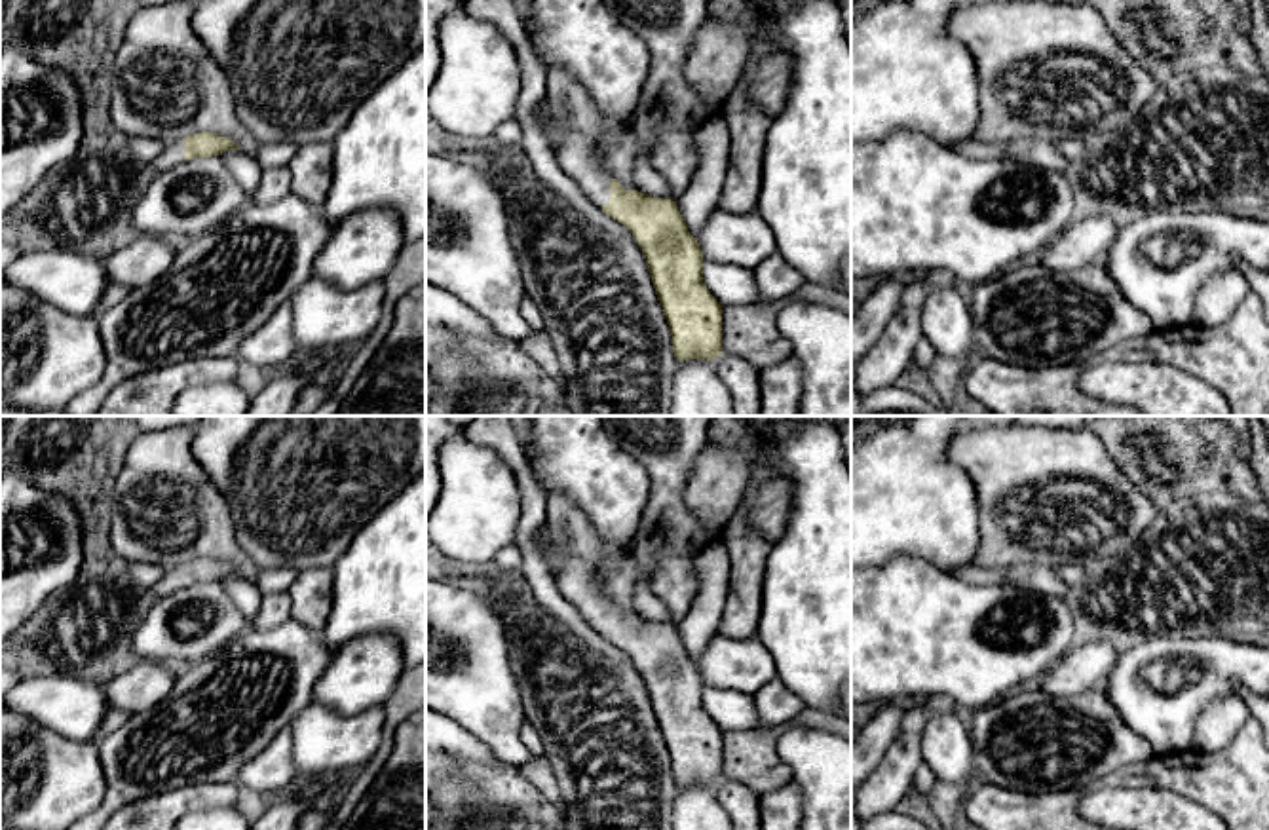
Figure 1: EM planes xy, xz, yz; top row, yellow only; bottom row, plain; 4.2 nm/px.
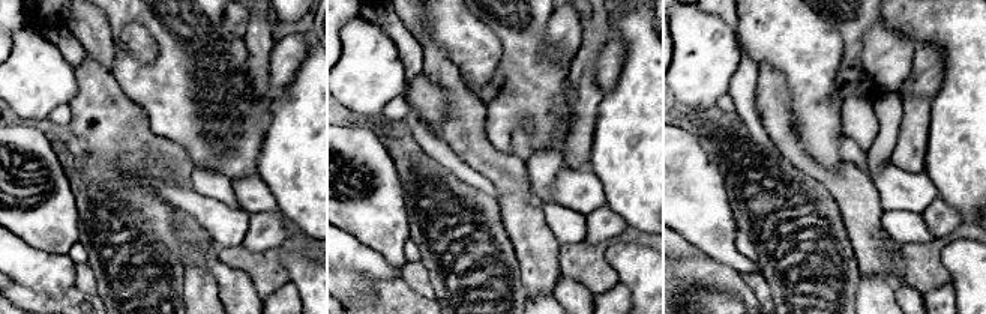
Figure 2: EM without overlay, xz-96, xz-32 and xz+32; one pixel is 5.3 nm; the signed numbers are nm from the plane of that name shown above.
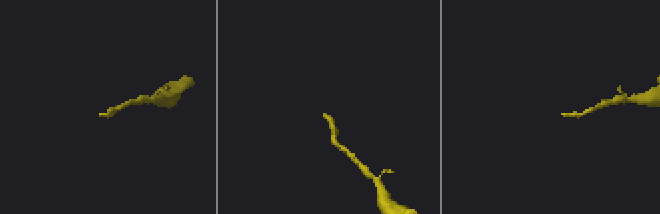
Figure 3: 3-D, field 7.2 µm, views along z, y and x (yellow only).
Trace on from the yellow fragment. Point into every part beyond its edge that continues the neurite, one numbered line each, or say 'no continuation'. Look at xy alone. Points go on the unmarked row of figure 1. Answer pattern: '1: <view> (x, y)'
1: xy (173, 578)

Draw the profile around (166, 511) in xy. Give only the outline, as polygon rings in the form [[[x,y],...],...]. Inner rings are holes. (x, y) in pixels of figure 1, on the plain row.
[[[179,425],[141,431],[129,444],[112,494],[110,547],[129,564],[148,562],[165,570],[209,556],[255,581],[258,568],[236,543],[232,507],[192,454],[194,435],[194,425]]]

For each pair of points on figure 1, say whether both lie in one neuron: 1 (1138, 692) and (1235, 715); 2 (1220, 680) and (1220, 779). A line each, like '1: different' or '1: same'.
1: different
2: different

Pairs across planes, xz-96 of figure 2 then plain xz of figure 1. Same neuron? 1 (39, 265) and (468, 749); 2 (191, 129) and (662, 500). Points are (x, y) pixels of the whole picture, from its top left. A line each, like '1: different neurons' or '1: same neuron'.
1: same neuron
2: same neuron

